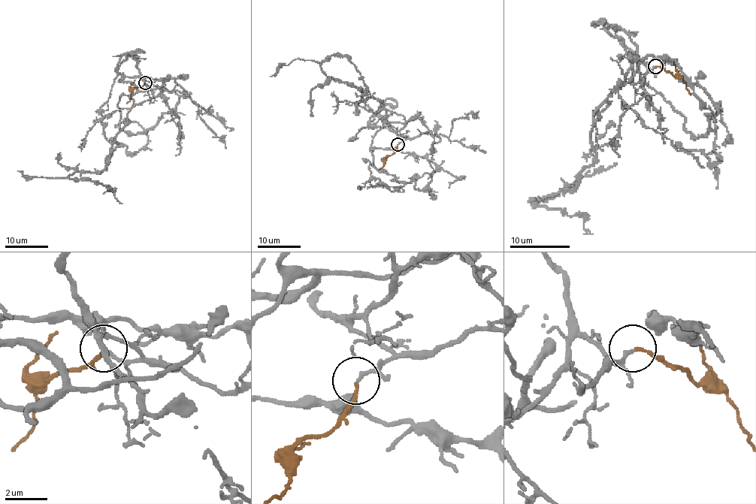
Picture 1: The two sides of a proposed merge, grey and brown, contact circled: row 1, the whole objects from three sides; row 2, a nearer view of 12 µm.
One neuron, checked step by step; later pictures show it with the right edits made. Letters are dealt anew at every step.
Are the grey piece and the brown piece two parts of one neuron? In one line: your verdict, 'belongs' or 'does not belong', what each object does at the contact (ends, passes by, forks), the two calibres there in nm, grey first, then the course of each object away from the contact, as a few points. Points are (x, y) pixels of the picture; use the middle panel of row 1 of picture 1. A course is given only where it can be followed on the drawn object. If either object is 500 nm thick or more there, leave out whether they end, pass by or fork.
belongs; grey passes by; brown ends there; 120 nm thick on the grey side, 150 nm on the other; grey runs (397, 144), (405, 119), (388, 110), (371, 164), (422, 189), (436, 169), (425, 157), (370, 151); brown runs (397, 144), (396, 149), (385, 158), (383, 166), (379, 169)

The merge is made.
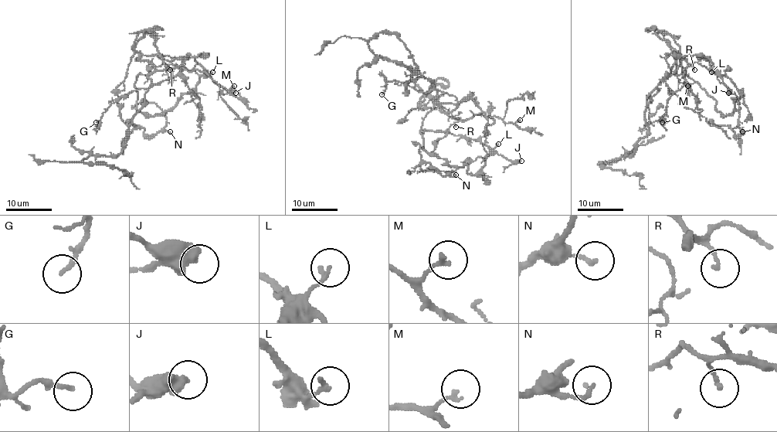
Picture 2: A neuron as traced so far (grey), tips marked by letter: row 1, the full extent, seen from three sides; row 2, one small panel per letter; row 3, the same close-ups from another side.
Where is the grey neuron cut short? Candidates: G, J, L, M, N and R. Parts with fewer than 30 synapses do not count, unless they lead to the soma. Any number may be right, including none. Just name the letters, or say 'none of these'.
none of these

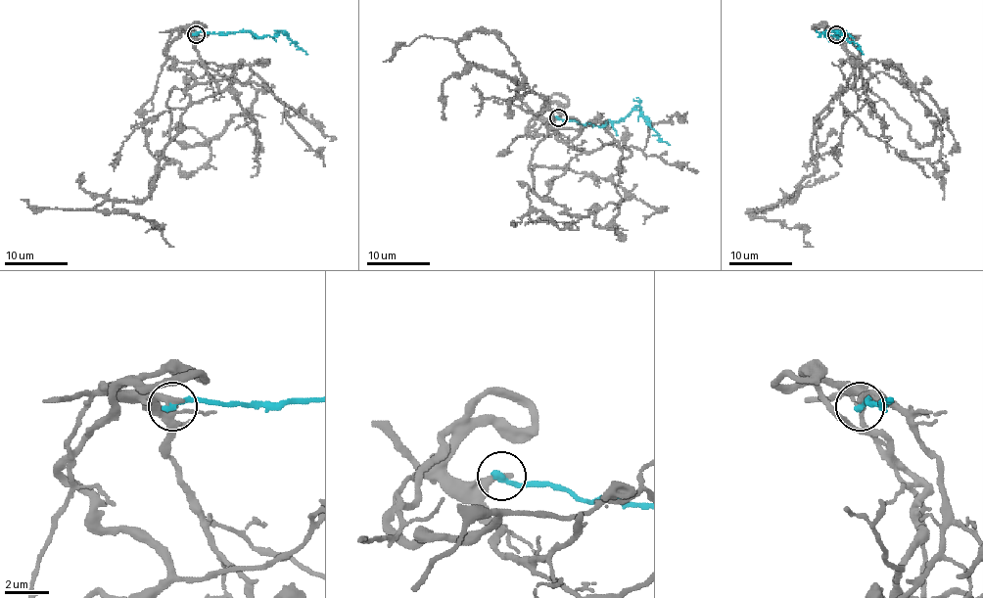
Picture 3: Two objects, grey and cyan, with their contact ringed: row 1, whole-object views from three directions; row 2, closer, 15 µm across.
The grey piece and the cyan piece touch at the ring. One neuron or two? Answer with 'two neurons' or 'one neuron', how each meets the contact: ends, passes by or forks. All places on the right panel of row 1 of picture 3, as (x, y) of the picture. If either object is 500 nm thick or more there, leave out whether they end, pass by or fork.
two neurons; grey ends there; cyan ends there

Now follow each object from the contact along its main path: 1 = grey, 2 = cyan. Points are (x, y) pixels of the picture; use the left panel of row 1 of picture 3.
1: (196, 33), (167, 43), (194, 82), (168, 134), (243, 115), (248, 65), (167, 69)
2: (196, 33), (243, 32), (273, 36), (282, 30), (307, 54)

